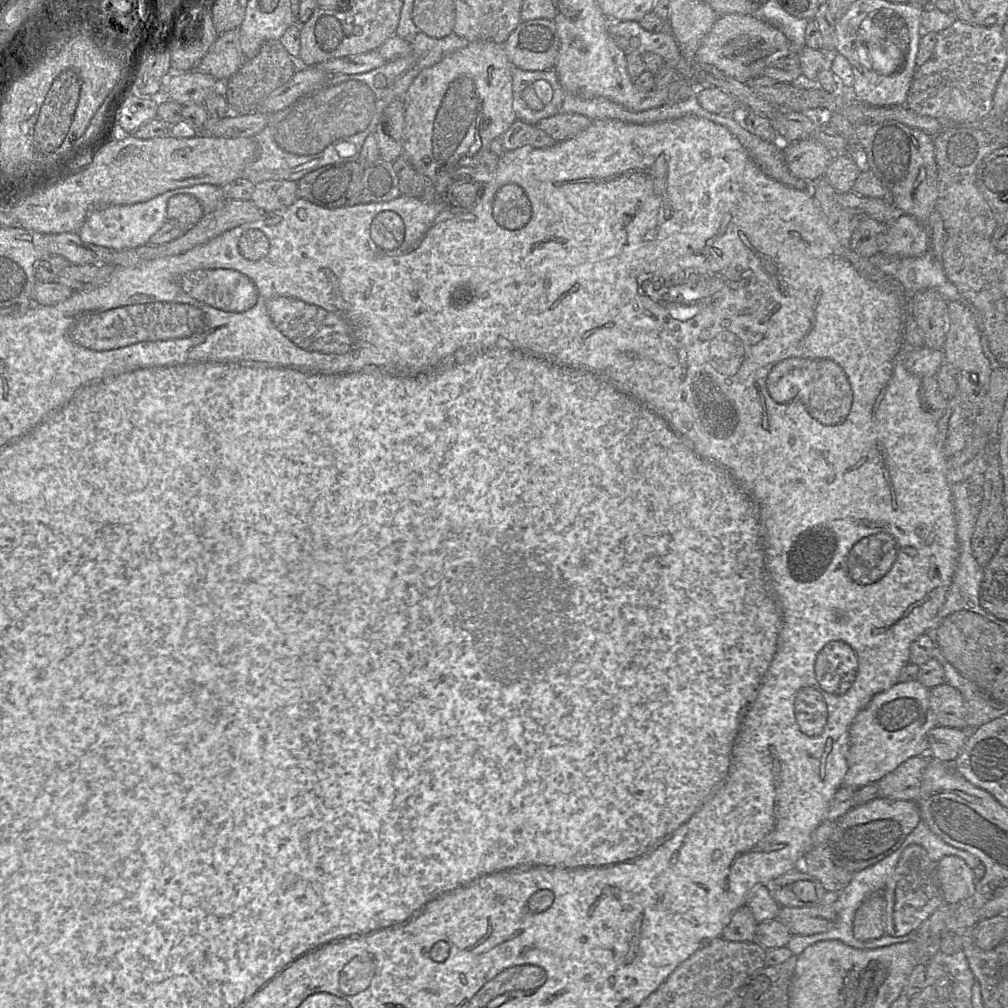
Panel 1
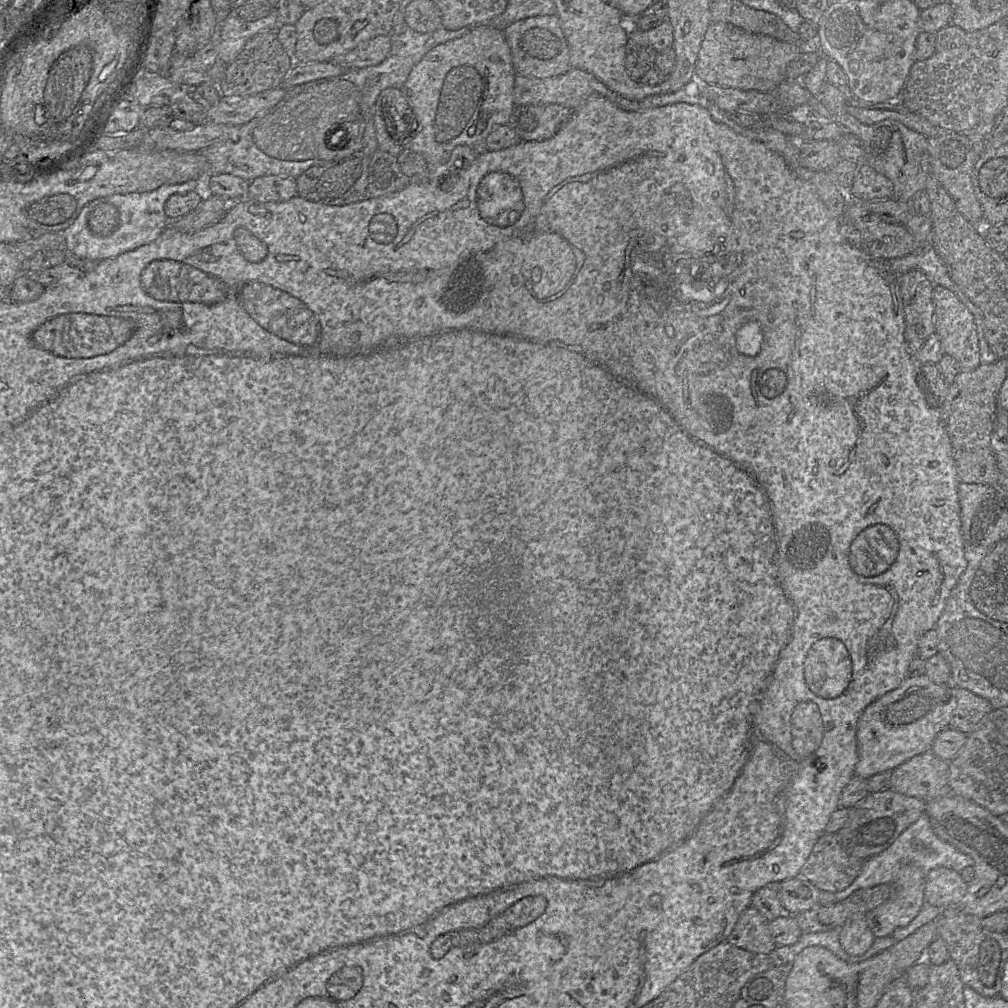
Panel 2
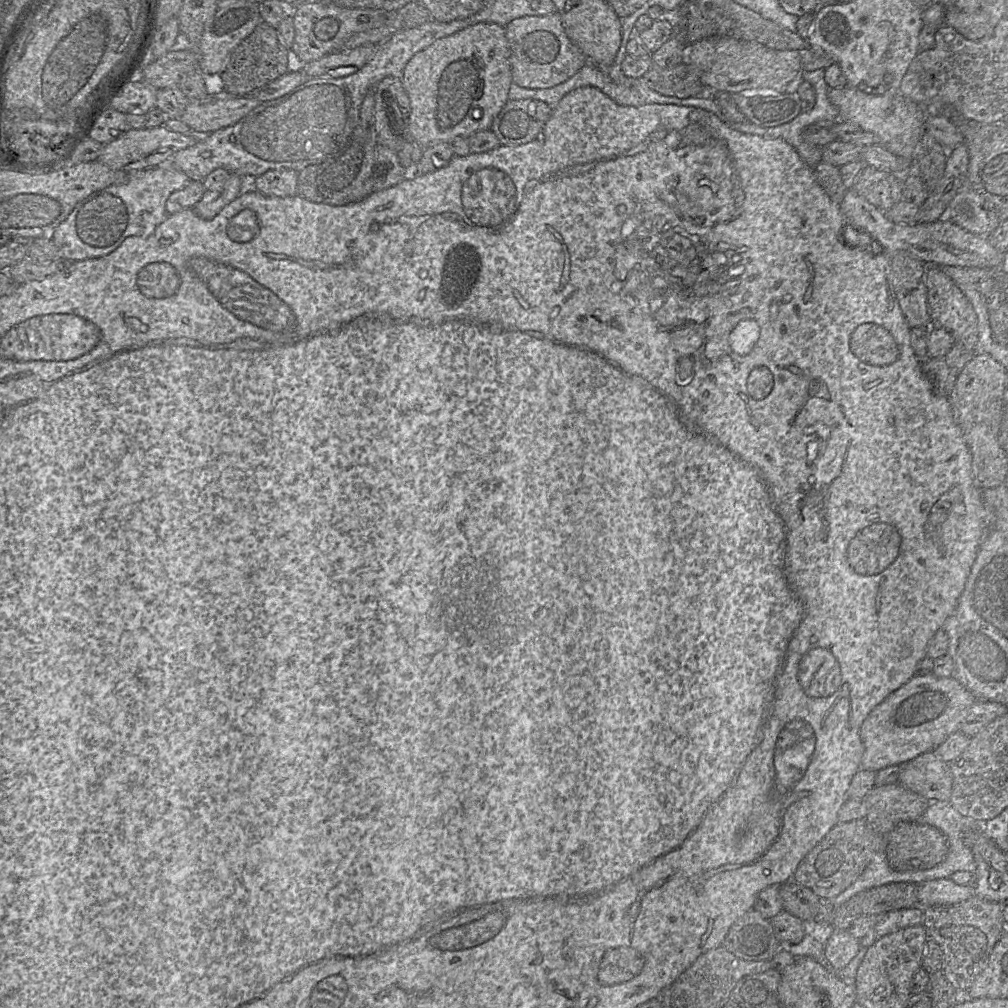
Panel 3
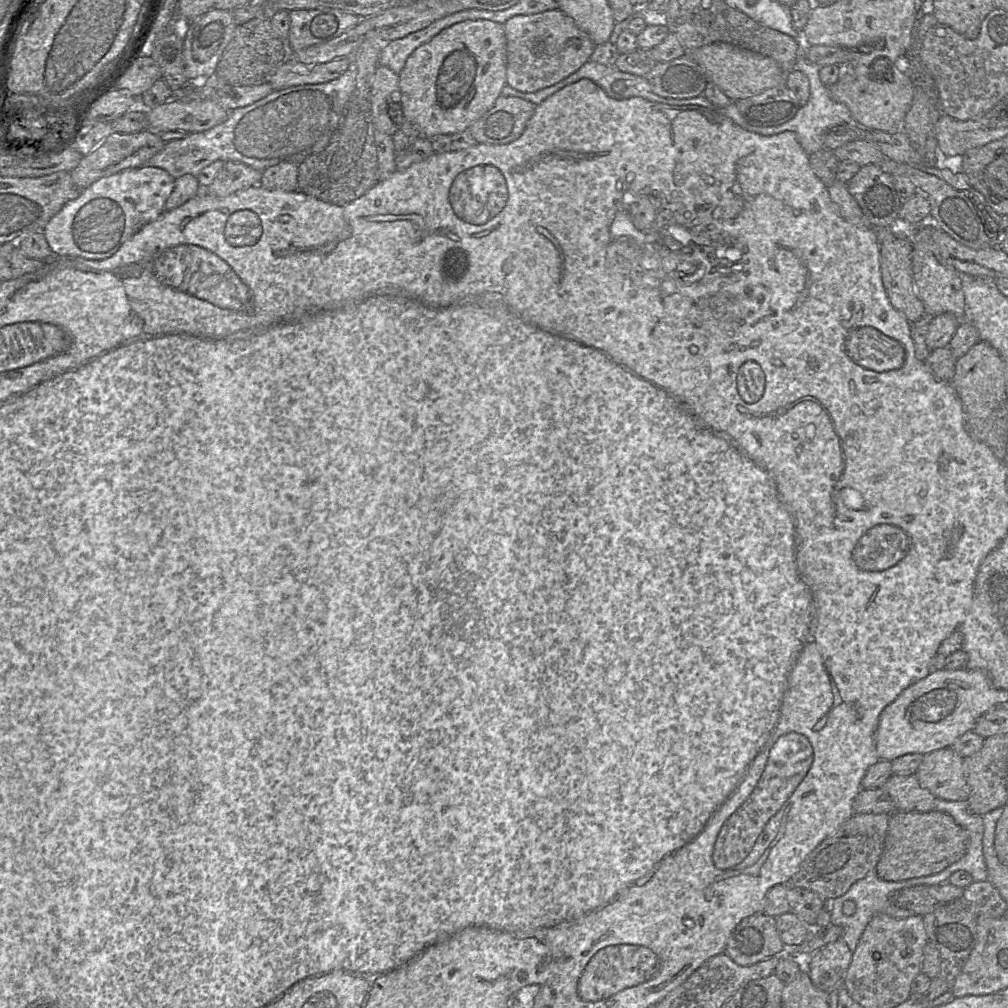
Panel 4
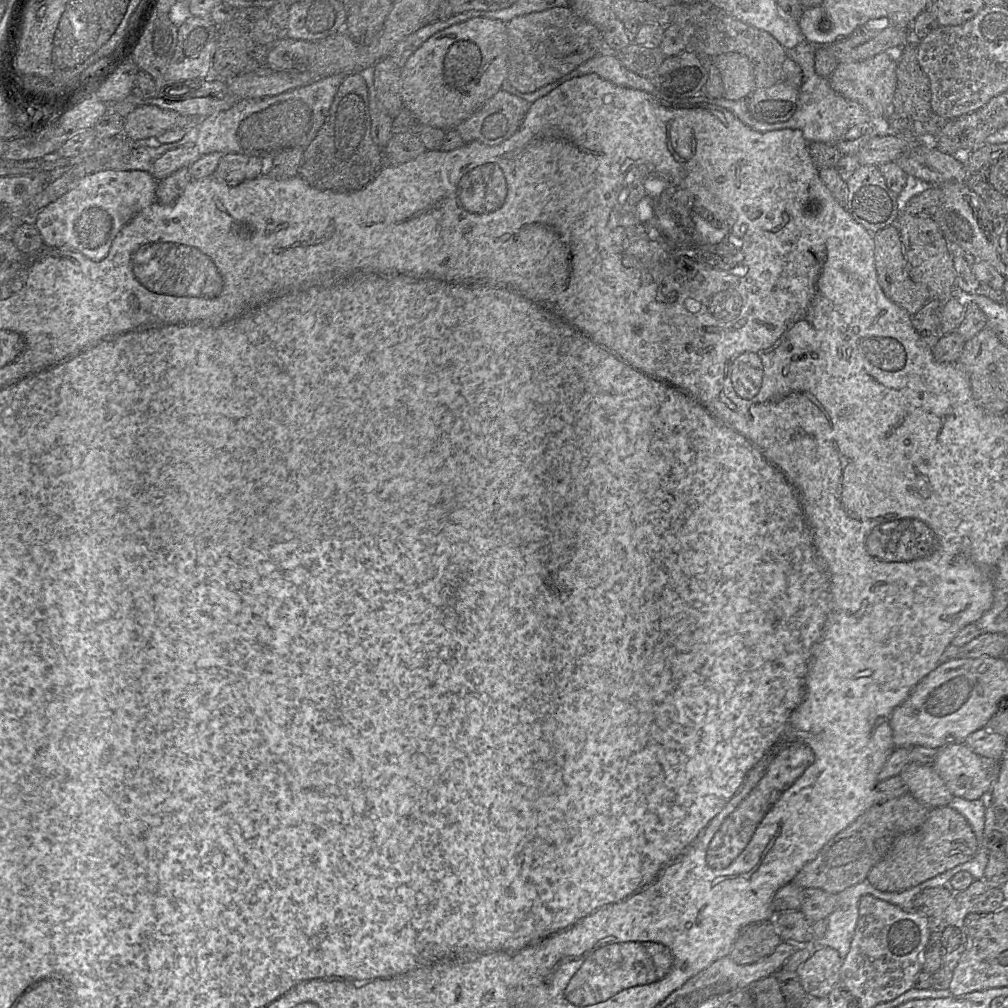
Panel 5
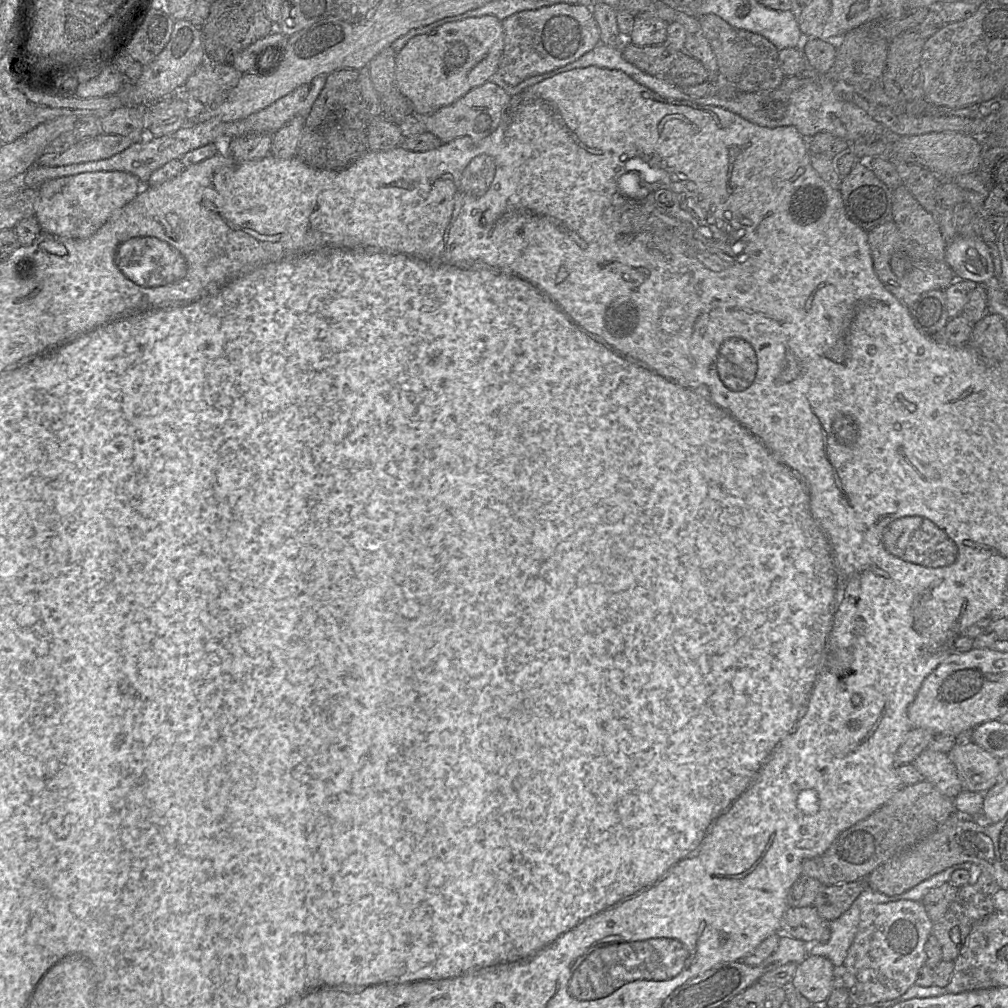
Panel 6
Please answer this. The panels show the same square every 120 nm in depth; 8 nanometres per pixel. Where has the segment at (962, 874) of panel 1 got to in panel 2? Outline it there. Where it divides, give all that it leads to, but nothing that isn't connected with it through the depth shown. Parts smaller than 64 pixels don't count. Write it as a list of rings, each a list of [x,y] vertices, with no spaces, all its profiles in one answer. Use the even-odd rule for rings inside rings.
[[[939,867],[925,878],[924,900],[928,905],[941,909],[958,907],[965,899],[968,884],[965,883],[959,872]]]

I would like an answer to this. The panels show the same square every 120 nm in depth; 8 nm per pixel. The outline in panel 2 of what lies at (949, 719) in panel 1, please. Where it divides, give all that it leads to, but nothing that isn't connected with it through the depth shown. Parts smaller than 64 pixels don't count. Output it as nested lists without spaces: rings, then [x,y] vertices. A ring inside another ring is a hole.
[[[953,687],[956,699],[949,728],[971,734],[978,725],[994,710],[991,703],[968,690]]]

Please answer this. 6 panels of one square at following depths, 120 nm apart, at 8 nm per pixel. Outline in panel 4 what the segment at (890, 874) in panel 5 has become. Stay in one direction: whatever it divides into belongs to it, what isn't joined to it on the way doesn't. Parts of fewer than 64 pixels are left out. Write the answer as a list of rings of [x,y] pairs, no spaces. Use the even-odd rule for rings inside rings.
[[[936,810],[926,813],[894,811],[890,815],[884,850],[875,870],[880,879],[893,882],[929,876],[943,871],[960,860],[967,852],[968,847],[969,836],[967,832],[946,813]]]

